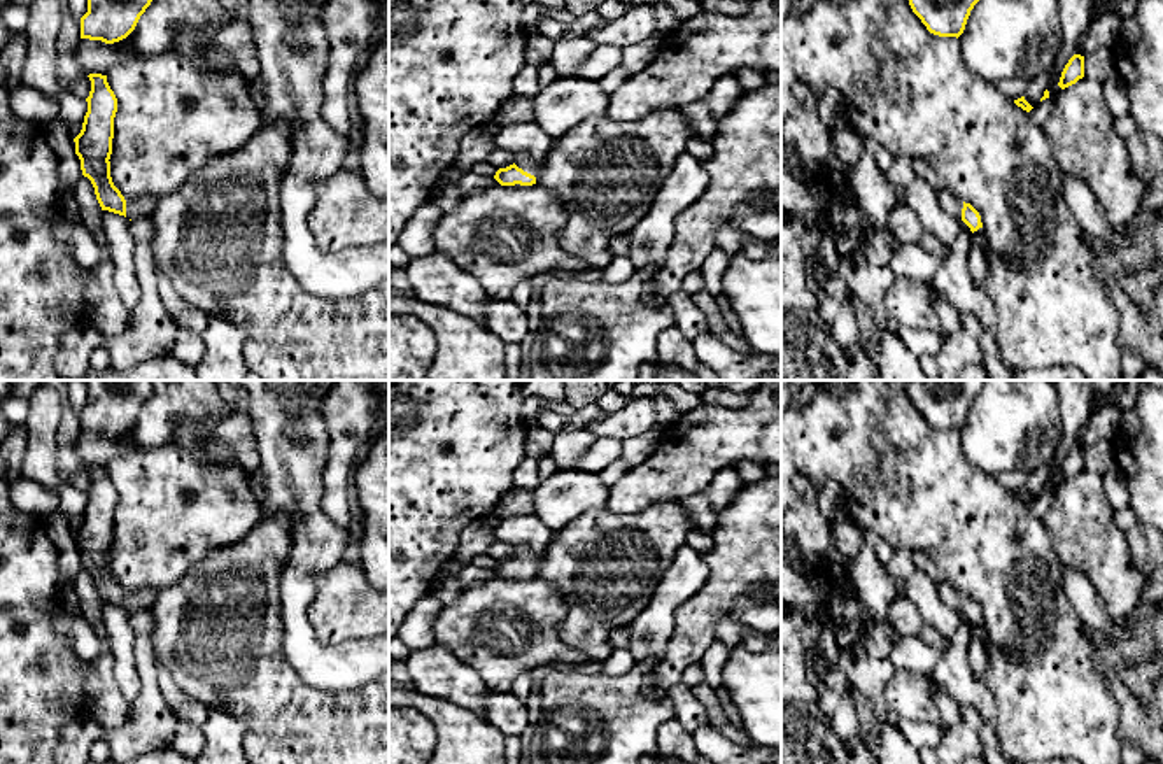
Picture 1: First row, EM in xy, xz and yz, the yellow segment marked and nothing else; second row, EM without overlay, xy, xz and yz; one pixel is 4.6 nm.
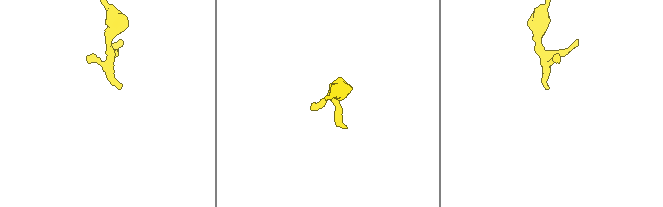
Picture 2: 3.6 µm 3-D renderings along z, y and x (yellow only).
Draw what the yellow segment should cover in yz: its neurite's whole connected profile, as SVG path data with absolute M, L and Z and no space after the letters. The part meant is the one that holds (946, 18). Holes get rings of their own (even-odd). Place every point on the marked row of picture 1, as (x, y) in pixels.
M909 0L927 30L939 37L960 37L979 0Z

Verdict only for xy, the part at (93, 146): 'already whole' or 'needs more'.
needs more

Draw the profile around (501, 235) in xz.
M539 184L496 186L476 189L455 202L455 209L443 212L434 226L436 251L443 252L461 270L475 277L487 296L511 300L522 279L564 270L583 272L587 263L562 247L562 230L567 214L559 196Z

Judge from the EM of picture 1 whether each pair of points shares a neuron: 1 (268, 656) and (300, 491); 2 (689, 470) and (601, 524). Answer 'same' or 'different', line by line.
1: different
2: different

